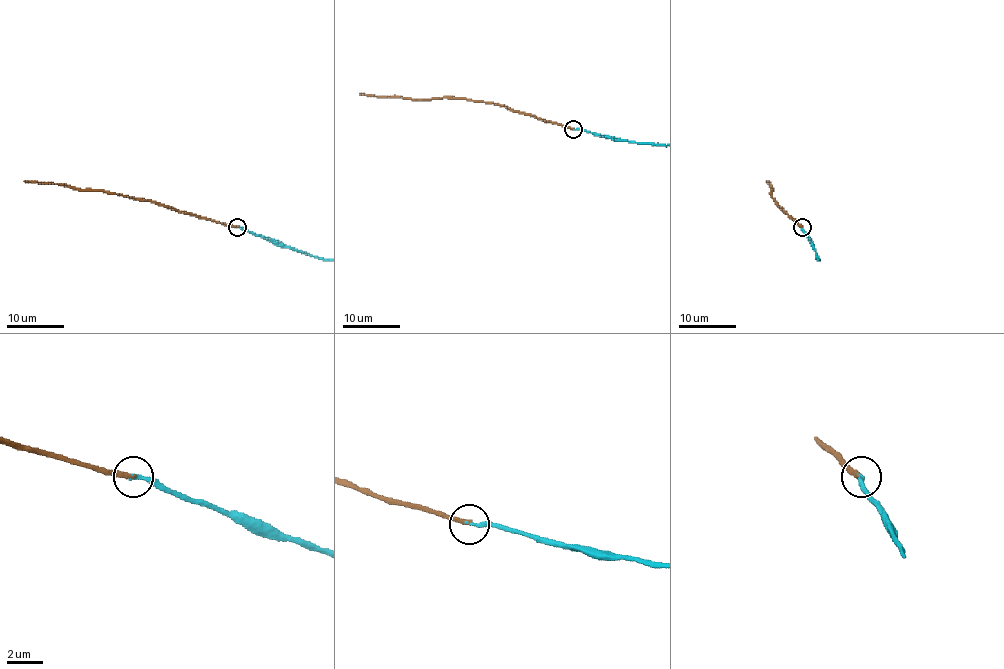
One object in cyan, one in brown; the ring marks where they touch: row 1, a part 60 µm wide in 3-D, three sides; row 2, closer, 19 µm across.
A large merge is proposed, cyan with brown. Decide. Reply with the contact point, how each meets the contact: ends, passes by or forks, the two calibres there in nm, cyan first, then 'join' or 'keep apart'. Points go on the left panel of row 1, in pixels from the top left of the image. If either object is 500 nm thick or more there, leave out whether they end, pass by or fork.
at (237, 227); cyan ends there; brown ends there; 200 nm thick on the cyan side, 280 nm on the other; join

